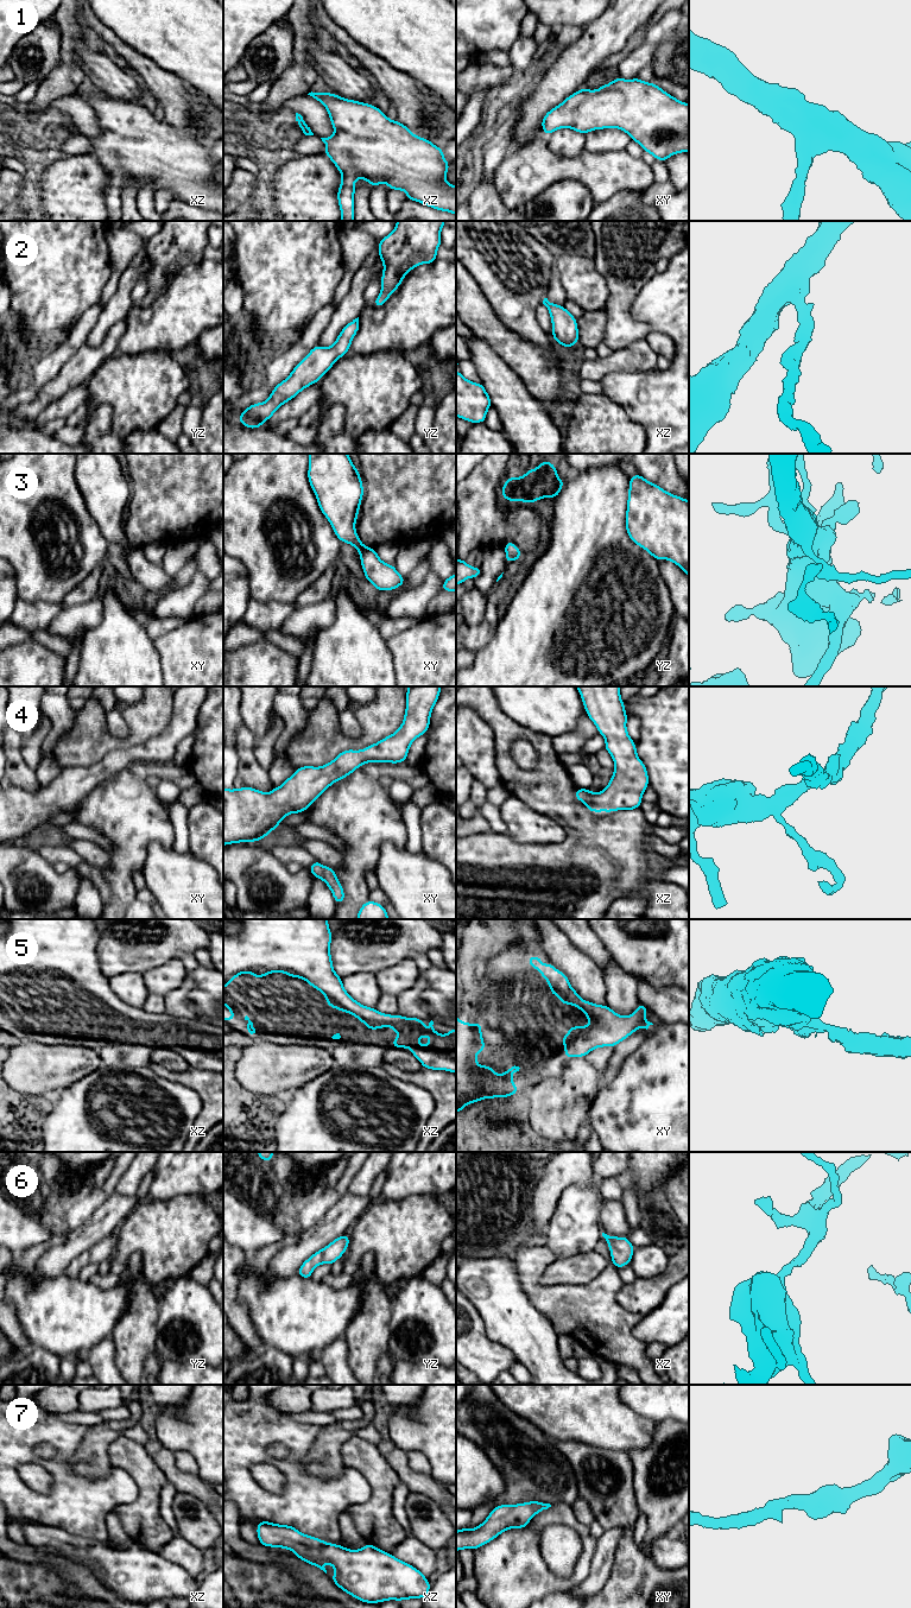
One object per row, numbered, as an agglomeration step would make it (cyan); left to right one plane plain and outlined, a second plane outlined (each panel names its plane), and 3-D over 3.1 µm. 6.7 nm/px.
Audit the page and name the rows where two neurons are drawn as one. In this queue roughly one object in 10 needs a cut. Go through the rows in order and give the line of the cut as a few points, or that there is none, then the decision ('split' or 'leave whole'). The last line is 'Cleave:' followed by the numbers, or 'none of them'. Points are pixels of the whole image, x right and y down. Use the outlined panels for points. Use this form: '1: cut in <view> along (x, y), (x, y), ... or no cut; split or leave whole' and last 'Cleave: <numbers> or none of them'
1: no cut; leave whole
2: no cut; leave whole
3: no cut; leave whole
4: no cut; leave whole
5: no cut; leave whole
6: no cut; leave whole
7: no cut; leave whole
Cleave: none of them

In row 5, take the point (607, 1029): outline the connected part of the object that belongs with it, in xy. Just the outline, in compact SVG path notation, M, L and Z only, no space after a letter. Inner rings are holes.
M529 956L530 967L537 969L550 986L552 995L559 998L559 1002L580 1008L590 1021L588 1026L570 1026L569 1032L561 1038L564 1043L567 1058L586 1057L591 1050L609 1046L614 1047L625 1040L638 1028L649 1028L652 1023L645 1019L650 1009L639 1002L637 1009L628 1017L621 1017L611 1007L596 1005L582 1000L570 986L568 976L556 969L550 962L542 966L542 957Z

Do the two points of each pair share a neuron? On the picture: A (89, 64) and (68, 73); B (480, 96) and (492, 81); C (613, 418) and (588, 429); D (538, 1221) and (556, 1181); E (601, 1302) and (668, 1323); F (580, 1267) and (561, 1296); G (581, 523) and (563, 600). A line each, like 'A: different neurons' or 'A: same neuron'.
A: different neurons
B: different neurons
C: same neuron
D: same neuron
E: different neurons
F: different neurons
G: same neuron

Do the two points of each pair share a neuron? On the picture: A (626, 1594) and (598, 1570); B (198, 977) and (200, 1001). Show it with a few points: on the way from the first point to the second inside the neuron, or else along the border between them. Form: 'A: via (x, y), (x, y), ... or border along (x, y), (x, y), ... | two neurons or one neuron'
A: border along (615, 1551), (609, 1577), (592, 1595) | two neurons
B: via (200, 983), (200, 995) | one neuron

